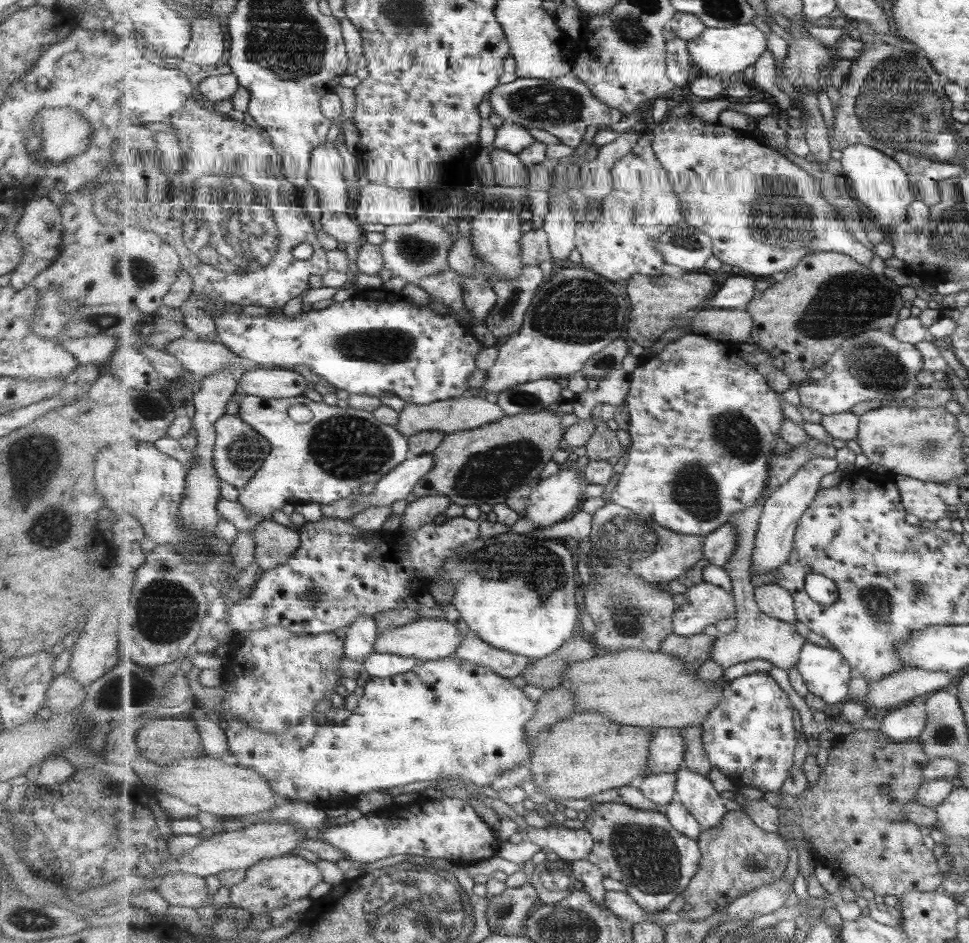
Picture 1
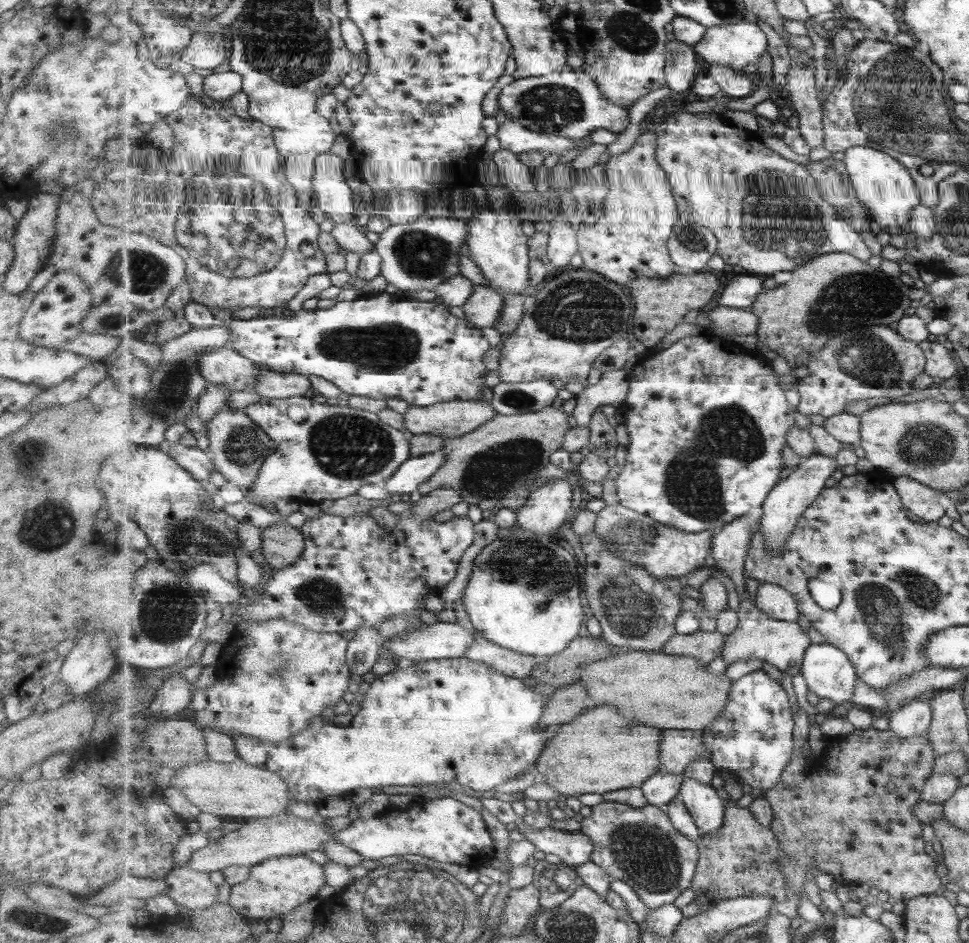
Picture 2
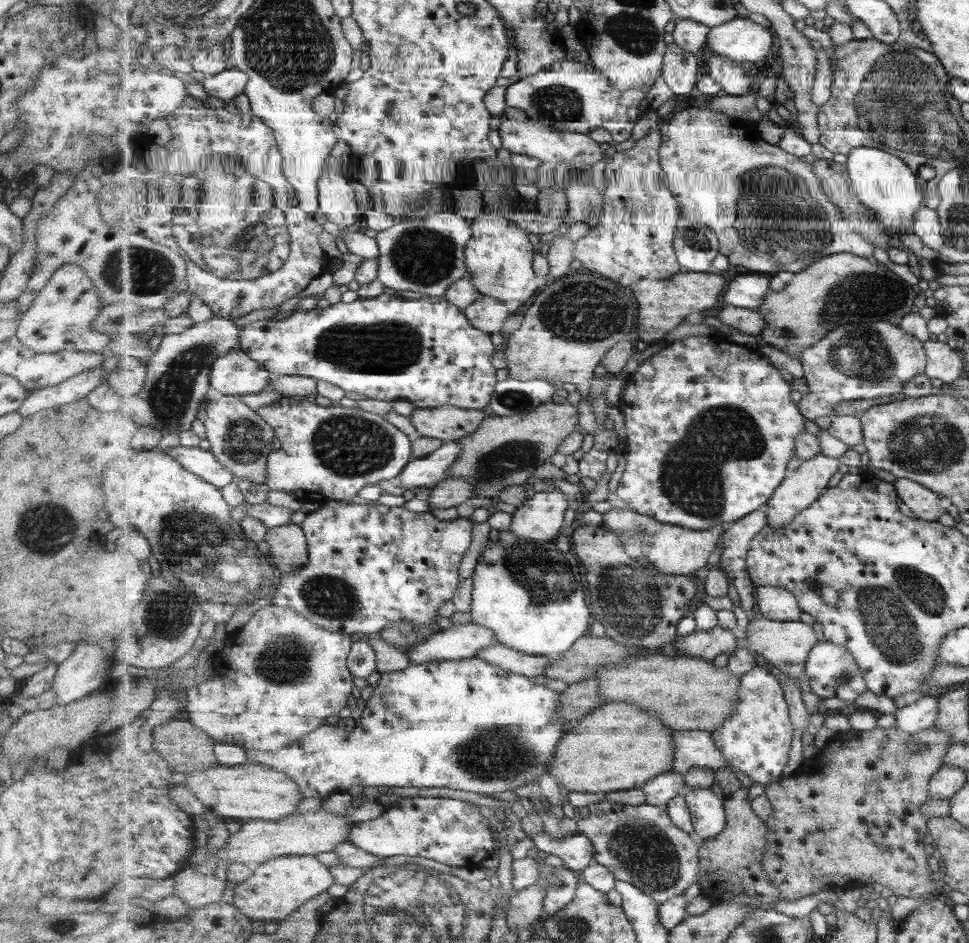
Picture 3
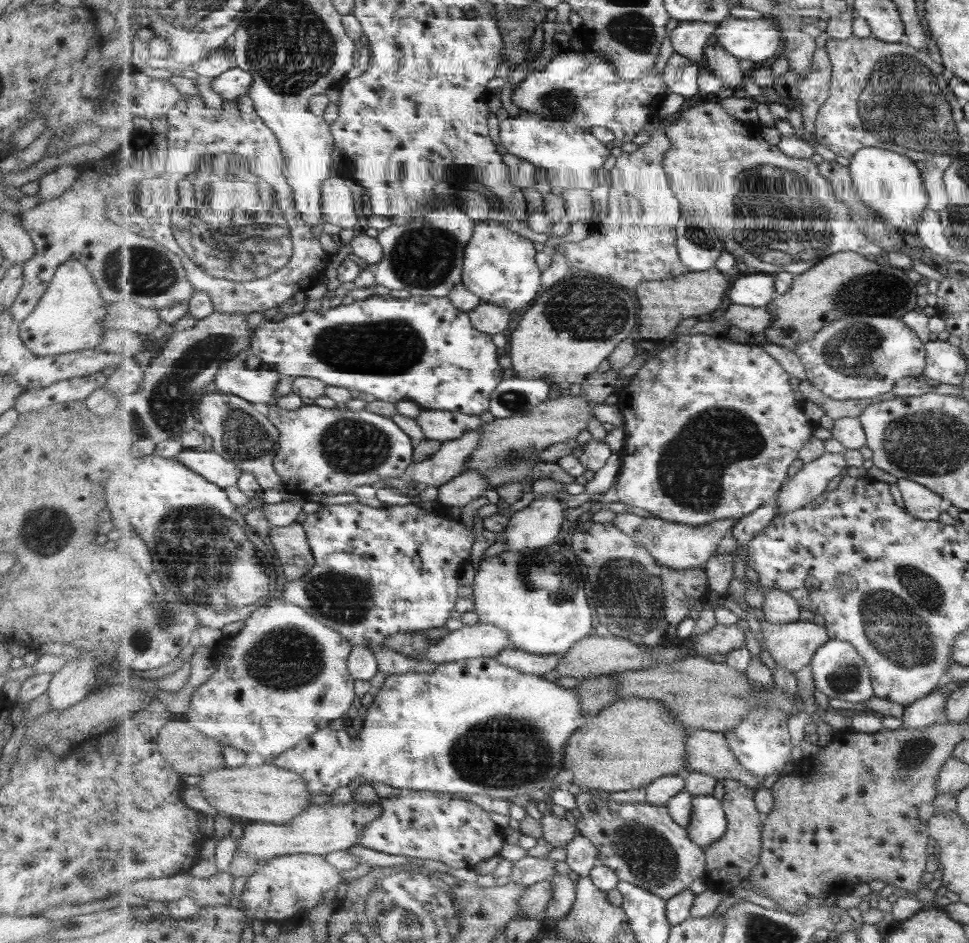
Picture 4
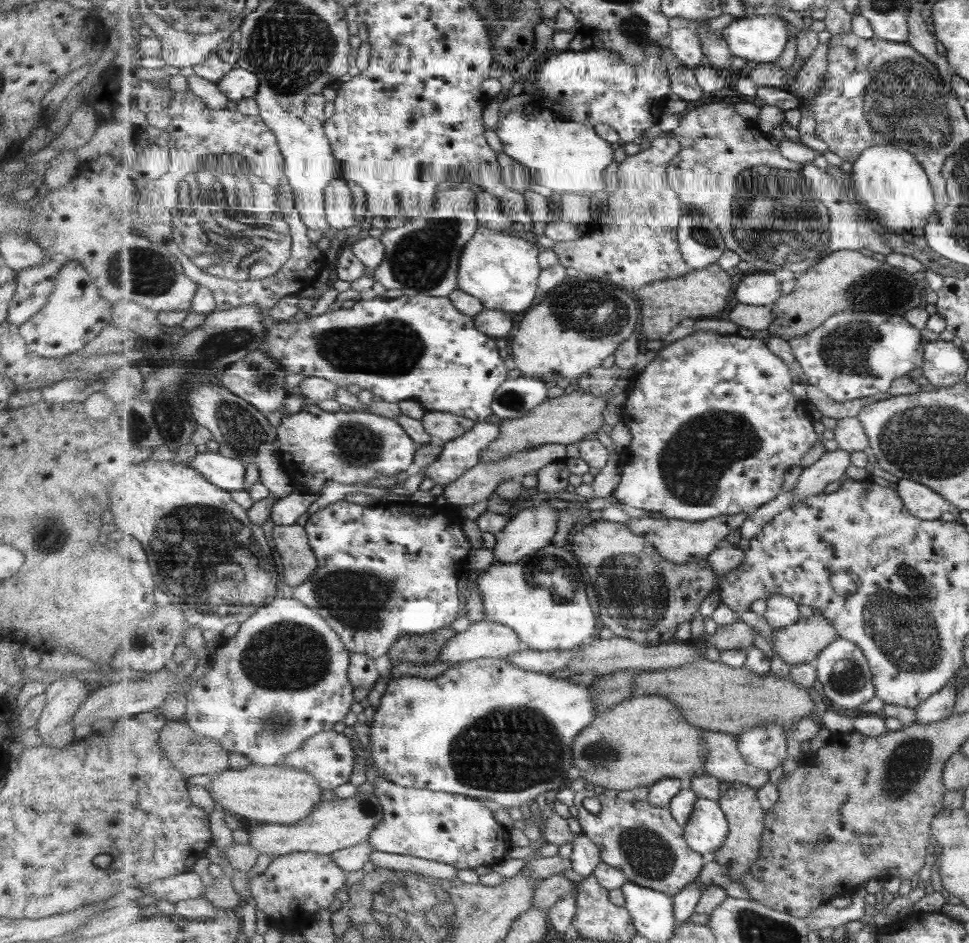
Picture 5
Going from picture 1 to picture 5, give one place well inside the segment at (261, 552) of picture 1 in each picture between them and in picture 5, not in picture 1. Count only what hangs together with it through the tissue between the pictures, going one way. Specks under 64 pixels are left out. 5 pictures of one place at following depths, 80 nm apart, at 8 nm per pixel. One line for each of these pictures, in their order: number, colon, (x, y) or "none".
2: (283, 545)
3: (288, 544)
4: (294, 552)
5: (300, 562)

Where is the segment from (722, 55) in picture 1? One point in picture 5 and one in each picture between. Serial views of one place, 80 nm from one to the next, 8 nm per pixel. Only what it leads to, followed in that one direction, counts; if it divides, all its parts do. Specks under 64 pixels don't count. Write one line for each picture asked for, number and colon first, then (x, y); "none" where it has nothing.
2: (738, 45)
3: (742, 40)
4: (748, 39)
5: (760, 38)

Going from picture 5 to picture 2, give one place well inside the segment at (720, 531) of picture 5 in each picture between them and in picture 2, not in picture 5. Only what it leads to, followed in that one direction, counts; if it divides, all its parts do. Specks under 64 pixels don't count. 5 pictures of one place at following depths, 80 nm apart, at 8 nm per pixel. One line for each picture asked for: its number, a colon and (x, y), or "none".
2: (667, 552)
3: (671, 549)
4: (679, 546)

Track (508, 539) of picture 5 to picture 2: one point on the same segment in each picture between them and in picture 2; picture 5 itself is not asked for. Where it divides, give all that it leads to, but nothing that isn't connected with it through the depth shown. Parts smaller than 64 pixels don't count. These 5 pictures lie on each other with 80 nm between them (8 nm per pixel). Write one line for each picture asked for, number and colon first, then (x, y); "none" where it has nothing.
2: (546, 510)
3: (539, 520)
4: (538, 525)

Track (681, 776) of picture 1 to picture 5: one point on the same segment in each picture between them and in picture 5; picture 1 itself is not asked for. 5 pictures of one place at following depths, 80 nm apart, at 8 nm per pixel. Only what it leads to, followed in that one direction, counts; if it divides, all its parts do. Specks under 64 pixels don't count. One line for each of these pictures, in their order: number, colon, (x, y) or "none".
2: (708, 809)
3: (709, 813)
4: (709, 821)
5: (708, 828)

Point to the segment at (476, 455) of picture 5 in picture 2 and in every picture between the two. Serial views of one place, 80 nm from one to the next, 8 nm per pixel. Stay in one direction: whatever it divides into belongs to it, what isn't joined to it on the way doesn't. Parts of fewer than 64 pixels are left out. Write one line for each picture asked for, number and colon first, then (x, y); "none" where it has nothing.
2: (415, 471)
3: (428, 471)
4: (449, 461)

